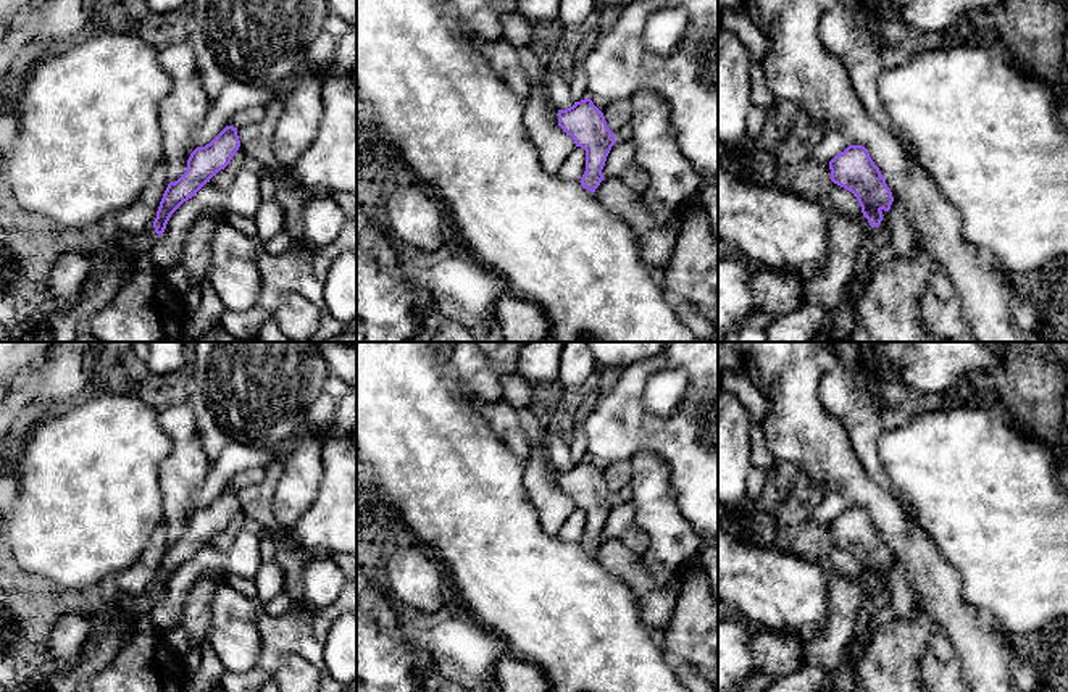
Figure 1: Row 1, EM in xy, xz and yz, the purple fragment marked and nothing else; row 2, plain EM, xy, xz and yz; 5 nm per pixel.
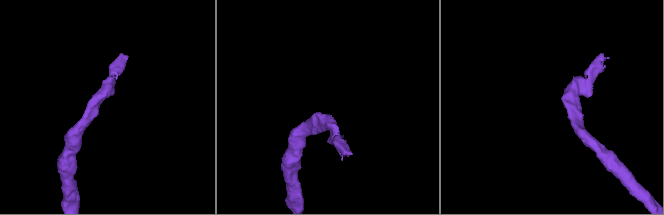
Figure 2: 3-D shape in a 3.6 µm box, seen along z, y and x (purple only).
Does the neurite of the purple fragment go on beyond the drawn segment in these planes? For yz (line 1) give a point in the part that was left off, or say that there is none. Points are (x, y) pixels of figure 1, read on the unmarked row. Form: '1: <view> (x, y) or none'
1: none

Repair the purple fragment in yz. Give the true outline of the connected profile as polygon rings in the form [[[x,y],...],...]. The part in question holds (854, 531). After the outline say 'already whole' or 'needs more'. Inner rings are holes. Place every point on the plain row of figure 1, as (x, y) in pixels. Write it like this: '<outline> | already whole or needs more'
[[[849,506],[829,523],[831,542],[852,553],[871,589],[891,571],[892,553],[863,506]]] | already whole

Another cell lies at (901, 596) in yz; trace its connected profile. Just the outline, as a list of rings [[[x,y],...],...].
[[[894,560],[889,571],[891,598],[894,607],[894,616],[912,623],[916,619],[913,611],[913,600],[907,584],[905,569],[900,561]]]

